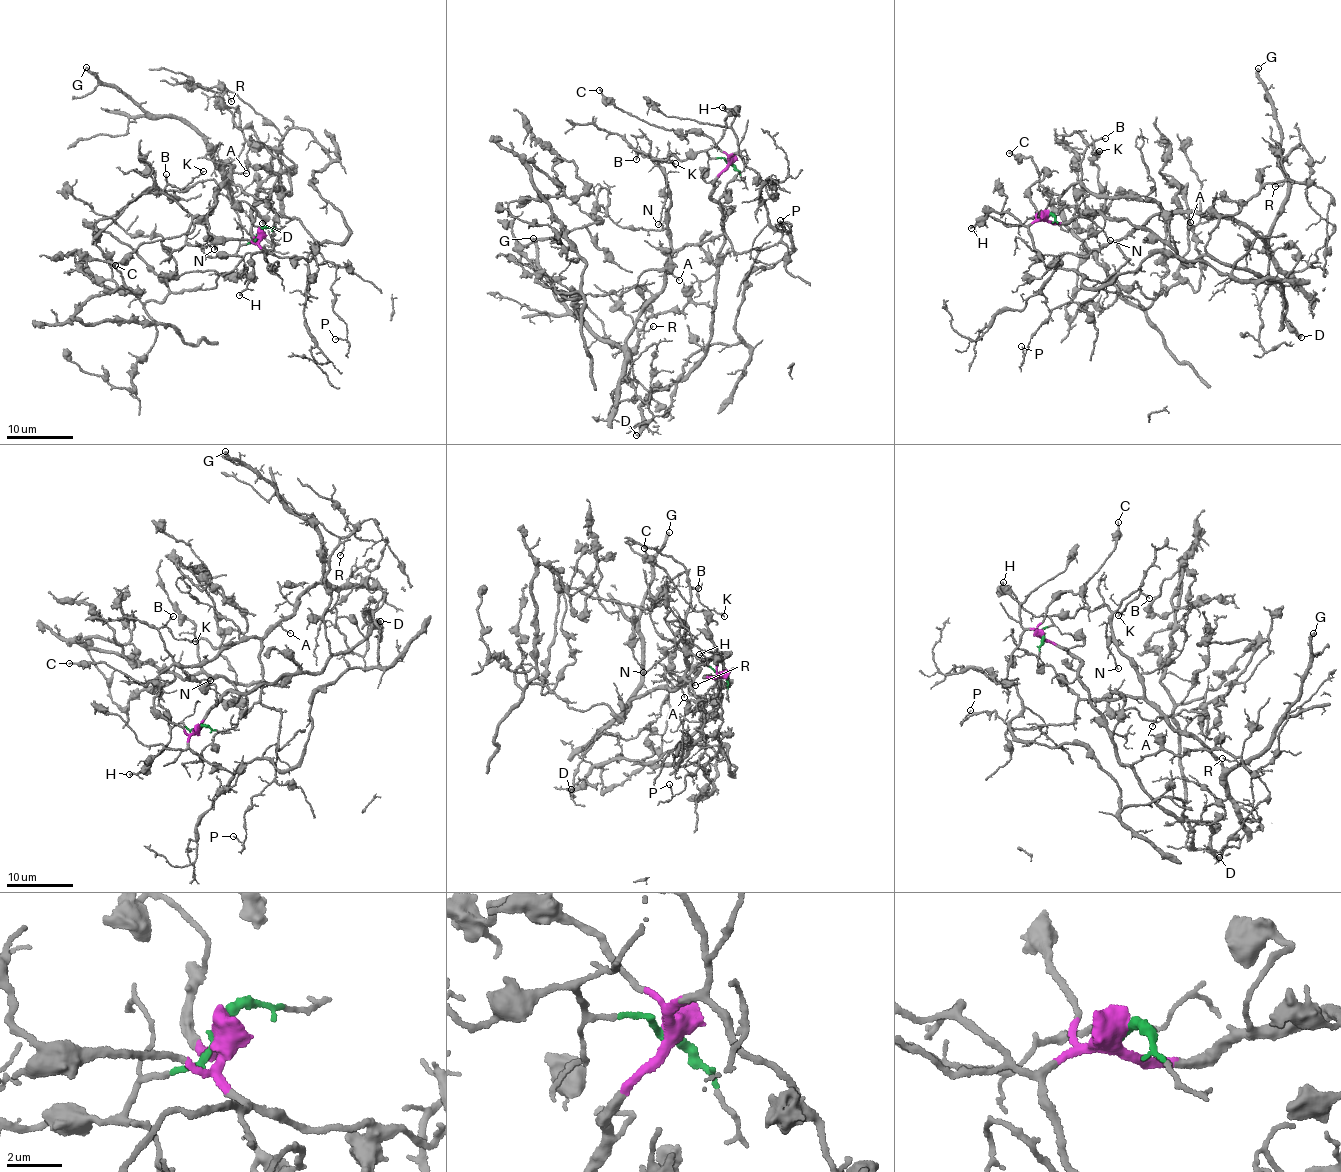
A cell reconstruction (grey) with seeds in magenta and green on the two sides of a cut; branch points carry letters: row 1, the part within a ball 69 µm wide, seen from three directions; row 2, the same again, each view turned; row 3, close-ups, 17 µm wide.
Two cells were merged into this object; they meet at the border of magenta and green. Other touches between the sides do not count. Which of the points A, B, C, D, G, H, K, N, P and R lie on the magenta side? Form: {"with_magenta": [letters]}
{"with_magenta": ["C", "D", "H", "R"]}

